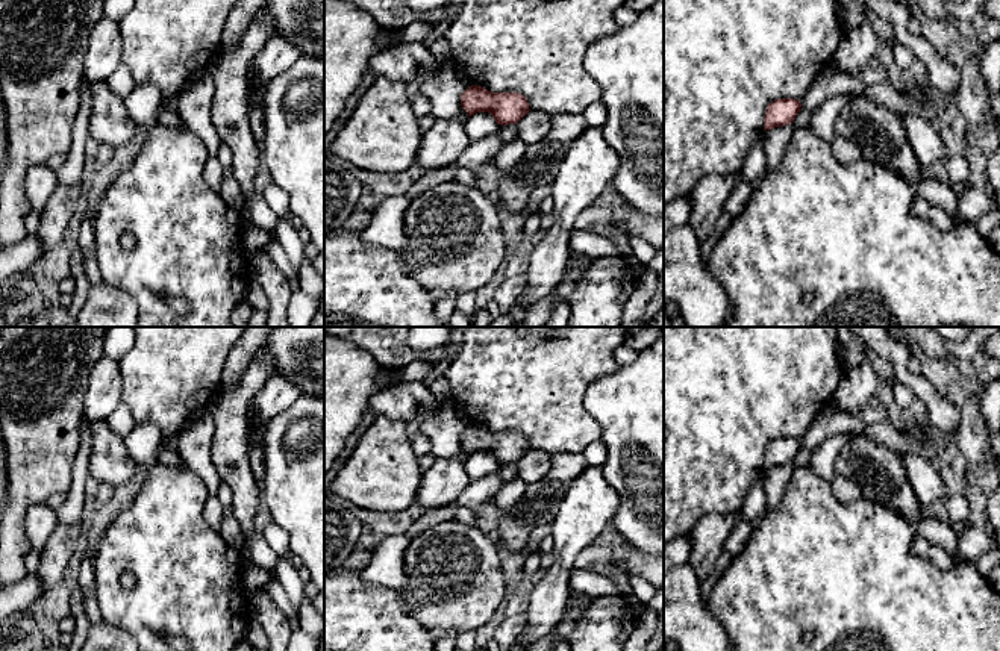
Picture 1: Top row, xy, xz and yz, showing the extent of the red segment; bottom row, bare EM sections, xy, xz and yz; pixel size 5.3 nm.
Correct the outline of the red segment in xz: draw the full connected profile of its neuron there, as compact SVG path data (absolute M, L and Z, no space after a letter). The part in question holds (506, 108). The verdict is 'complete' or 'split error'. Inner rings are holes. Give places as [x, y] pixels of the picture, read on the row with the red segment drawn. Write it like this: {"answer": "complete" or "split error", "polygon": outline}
{"answer": "complete", "polygon": "M477 85L461 94L461 106L468 117L488 112L500 126L517 124L530 111L526 97L518 92L491 92Z"}

